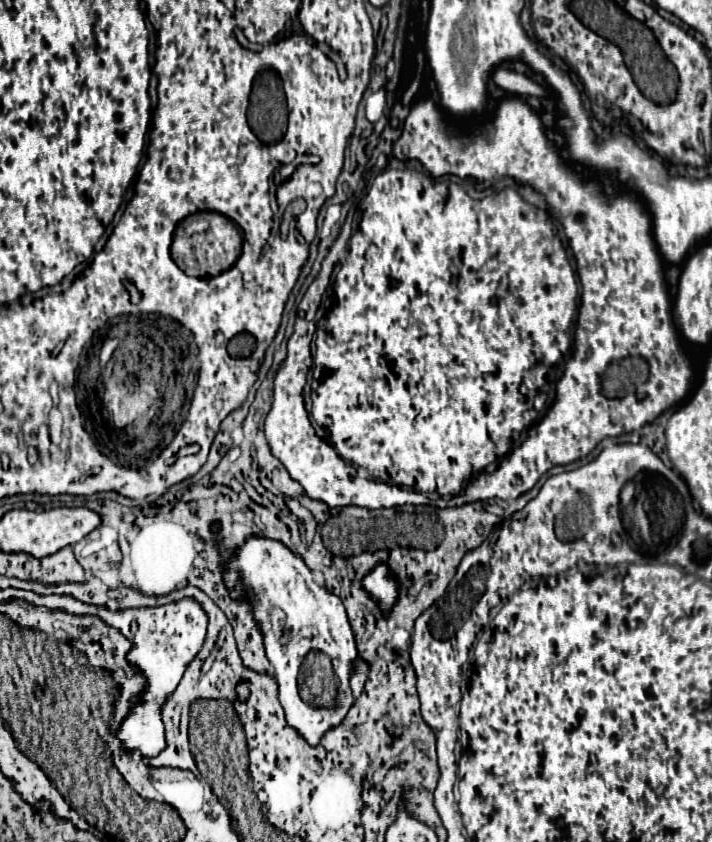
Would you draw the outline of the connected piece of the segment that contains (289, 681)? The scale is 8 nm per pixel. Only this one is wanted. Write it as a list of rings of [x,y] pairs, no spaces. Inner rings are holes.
[[[252,536],[236,556],[226,564],[226,586],[232,590],[232,598],[244,596],[244,586],[254,590],[254,618],[262,628],[266,656],[274,666],[274,676],[280,690],[280,704],[286,712],[286,722],[294,728],[310,746],[318,746],[322,736],[336,726],[336,718],[344,718],[346,708],[354,704],[350,690],[350,676],[354,674],[358,648],[356,636],[350,628],[344,604],[338,596],[328,594],[314,582],[310,568],[300,556],[294,556],[284,544]],[[310,650],[322,650],[332,658],[336,676],[340,678],[340,706],[336,710],[314,708],[300,700],[296,680],[302,660]]]

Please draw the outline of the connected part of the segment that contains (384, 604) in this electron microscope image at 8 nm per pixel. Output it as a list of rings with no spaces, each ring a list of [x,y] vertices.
[[[378,562],[372,570],[368,570],[362,576],[360,586],[364,588],[364,592],[378,604],[380,612],[384,616],[390,616],[394,604],[400,598],[400,582],[394,576],[394,572],[390,570],[388,562]]]

